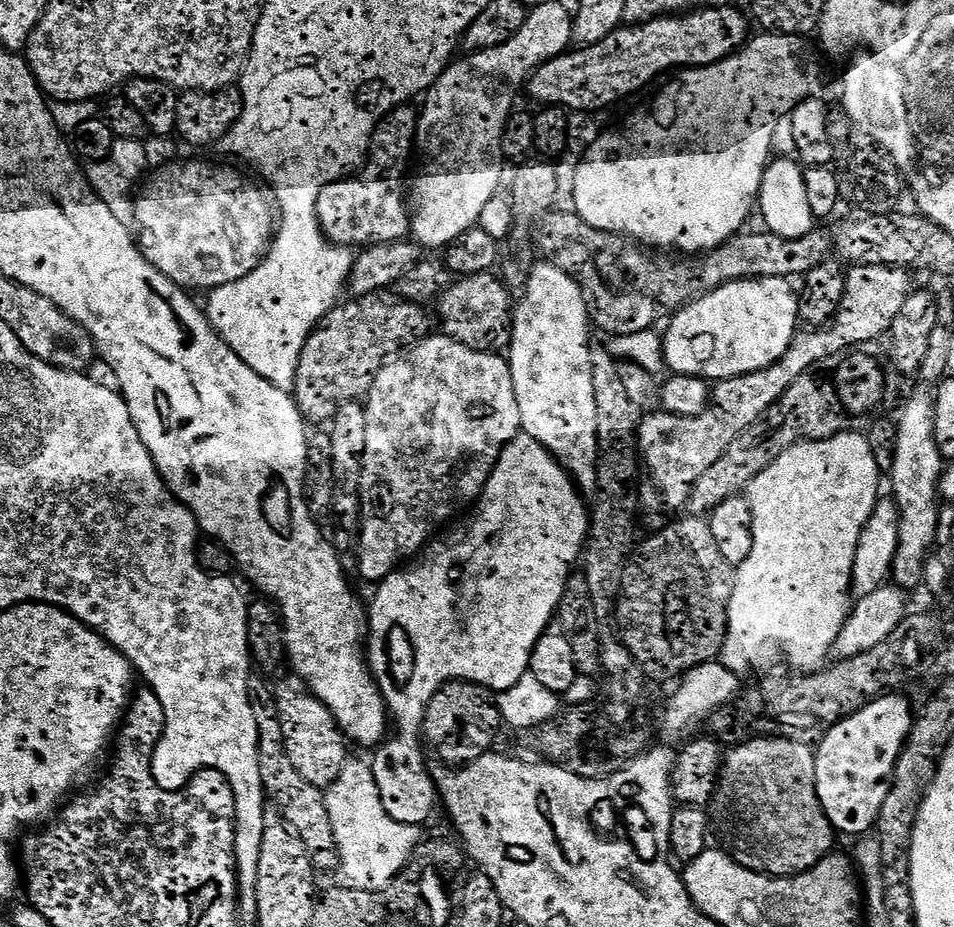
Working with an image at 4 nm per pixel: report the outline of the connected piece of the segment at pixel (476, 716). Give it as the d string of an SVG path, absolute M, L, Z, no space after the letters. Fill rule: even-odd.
M453 680L430 698L428 709L424 711L422 740L432 747L433 754L442 763L448 764L444 766L463 766L493 751L495 744L492 743L499 728L502 728L502 721L488 689L464 680Z

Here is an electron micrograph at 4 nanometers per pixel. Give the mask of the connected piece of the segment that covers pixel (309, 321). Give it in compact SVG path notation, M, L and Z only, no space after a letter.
M314 230L302 236L293 232L276 233L272 239L271 248L264 256L264 260L261 261L253 272L246 274L245 277L238 278L234 282L223 284L221 288L213 288L207 293L208 312L206 308L206 319L208 321L208 327L220 337L224 347L229 348L242 363L254 372L254 374L260 376L261 379L266 382L270 382L275 388L281 388L284 392L291 393L296 386L296 367L298 366L298 358L302 354L302 346L306 342L308 335L311 334L312 329L320 323L321 318L323 318L326 313L332 311L341 299L340 290L342 292L347 283L348 271L352 268L353 259L353 249L341 248L328 243L328 241L320 235L319 231Z

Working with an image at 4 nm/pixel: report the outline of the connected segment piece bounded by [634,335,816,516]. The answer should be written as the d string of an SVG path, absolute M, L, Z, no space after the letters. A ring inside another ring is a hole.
M794 335L786 354L770 367L763 368L762 371L755 371L754 374L735 376L732 379L719 381L716 385L716 396L714 404L709 403L700 413L692 416L678 416L663 410L656 410L649 414L645 413L637 423L634 435L638 442L638 450L648 470L650 481L641 484L638 490L638 504L641 510L652 516L670 514L677 510L681 511L690 494L693 484L708 470L716 464L726 448L742 434L748 426L751 426L762 414L772 405L777 404L783 397L788 387L790 387L800 375L811 371L816 366L816 356L804 356L800 352L800 337Z

